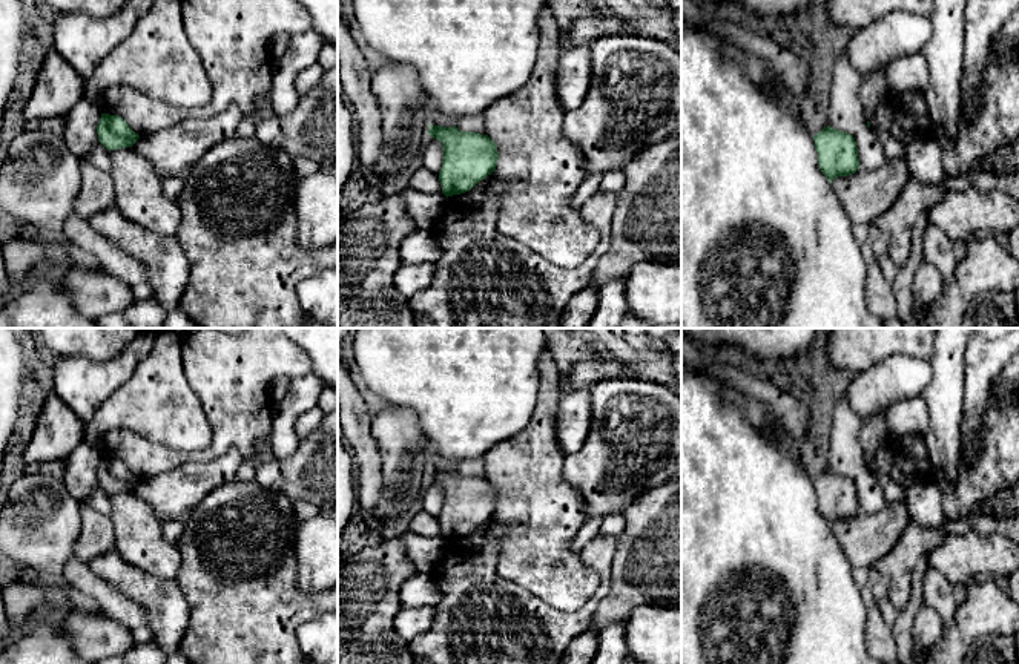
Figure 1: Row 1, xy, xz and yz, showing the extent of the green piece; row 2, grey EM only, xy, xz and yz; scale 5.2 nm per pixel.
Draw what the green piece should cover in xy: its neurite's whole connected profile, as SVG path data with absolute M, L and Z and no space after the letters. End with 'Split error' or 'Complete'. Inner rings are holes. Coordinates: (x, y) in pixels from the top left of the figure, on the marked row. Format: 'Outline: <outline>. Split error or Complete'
Outline: M101 113L97 133L107 150L132 147L140 138L121 117L109 113Z. Complete

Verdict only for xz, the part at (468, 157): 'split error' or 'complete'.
complete

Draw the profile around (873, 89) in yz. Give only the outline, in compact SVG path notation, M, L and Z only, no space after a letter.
M873 72L861 78L859 101L866 115L872 113L889 95L885 72Z

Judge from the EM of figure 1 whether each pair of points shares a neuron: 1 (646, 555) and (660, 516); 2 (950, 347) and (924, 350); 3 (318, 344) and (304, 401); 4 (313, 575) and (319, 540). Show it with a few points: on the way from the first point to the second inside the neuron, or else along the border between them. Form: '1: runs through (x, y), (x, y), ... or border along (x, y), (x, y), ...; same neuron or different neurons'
1: runs through (656, 546), (660, 542), (660, 525); same neuron
2: border along (935, 344), (929, 359); different neurons
3: border along (312, 373), (321, 379); different neurons
4: runs through (319, 566), (319, 549); same neuron

